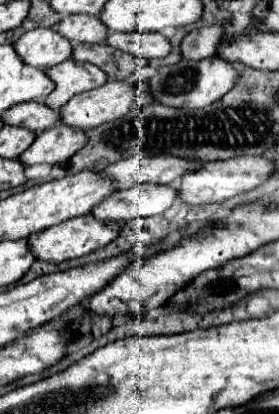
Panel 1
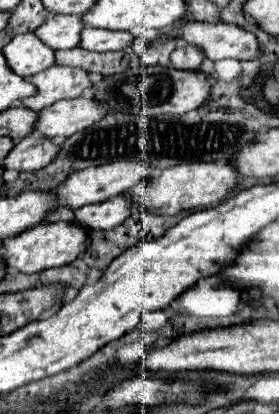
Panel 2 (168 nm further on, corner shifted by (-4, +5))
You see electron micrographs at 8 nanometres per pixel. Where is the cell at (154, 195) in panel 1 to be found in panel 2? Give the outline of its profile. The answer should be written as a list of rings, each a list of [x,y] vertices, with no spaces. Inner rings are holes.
[[[116,196],[106,202],[90,204],[74,212],[74,222],[84,230],[106,230],[122,224],[132,214],[132,204],[126,196]]]

